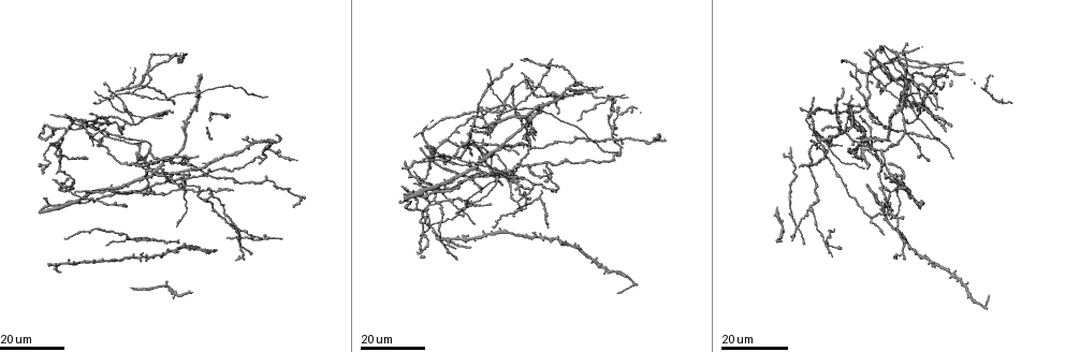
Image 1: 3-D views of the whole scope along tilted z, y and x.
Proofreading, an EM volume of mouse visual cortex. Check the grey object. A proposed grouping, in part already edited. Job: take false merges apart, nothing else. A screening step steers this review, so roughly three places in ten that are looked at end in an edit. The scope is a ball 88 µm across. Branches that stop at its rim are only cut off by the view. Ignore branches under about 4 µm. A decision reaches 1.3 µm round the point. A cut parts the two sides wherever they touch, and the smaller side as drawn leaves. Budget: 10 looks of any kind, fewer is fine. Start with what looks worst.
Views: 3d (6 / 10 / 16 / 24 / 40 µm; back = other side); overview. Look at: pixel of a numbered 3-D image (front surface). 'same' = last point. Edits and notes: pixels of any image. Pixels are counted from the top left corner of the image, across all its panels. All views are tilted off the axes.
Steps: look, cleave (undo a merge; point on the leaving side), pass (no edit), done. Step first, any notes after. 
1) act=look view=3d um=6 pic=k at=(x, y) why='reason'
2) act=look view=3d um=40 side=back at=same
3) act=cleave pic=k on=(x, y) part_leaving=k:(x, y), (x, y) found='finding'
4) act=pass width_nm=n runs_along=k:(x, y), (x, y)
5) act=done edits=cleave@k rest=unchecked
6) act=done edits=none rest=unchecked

act=look view=3d um=24 pic=1 at=(823, 139)

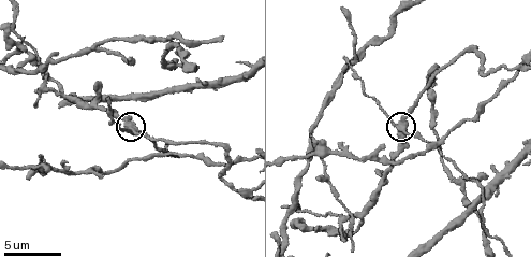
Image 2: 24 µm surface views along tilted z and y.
act=look view=3d um=10 pic=2 at=(404, 132)

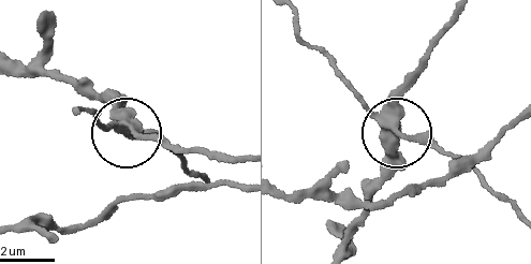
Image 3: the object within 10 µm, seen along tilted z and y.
act=look view=3d um=6 pic=3 at=(395, 125) why='closer look'

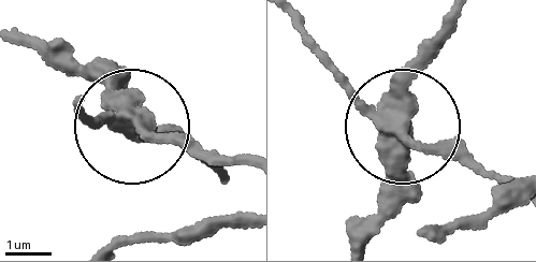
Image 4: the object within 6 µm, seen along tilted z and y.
act=cleave pic=4 on=(455, 153) width_nm=350 part_leaving=4:(128, 120), (219, 179) found='two cells meet here'

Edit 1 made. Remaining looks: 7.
act=look view=3d um=16 pic=1 at=(809, 209)

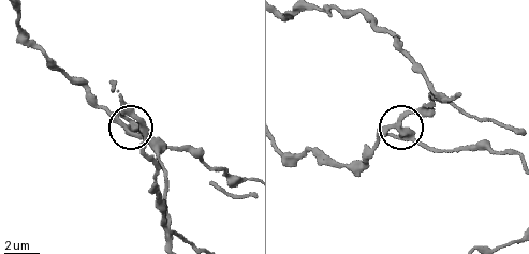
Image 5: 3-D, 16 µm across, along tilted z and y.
act=look view=3d um=10 pic=5 at=(400, 130)

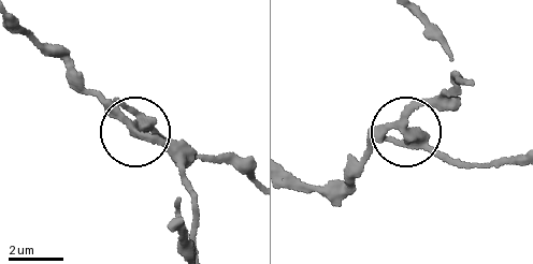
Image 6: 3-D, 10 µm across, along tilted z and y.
act=cleave pic=6 on=(456, 160) arms=4 found='two cells meet here'

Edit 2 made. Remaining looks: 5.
act=look view=overview

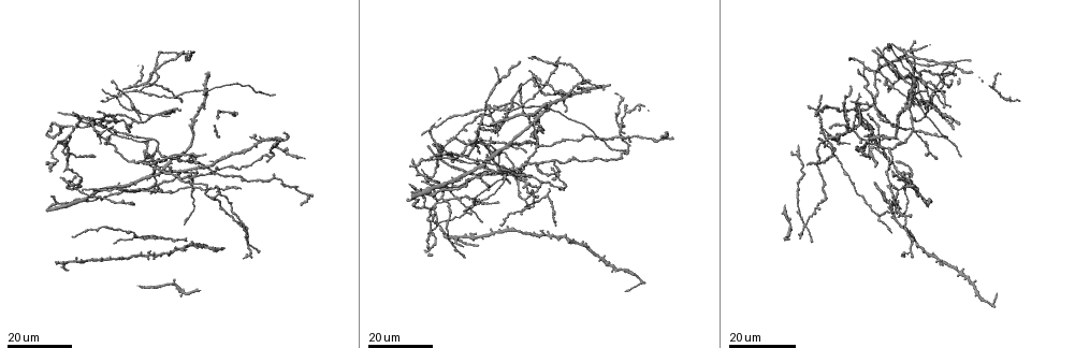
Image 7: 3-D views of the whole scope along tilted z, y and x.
act=look view=3d um=24 pic=7 at=(457, 166) why='arms part here'

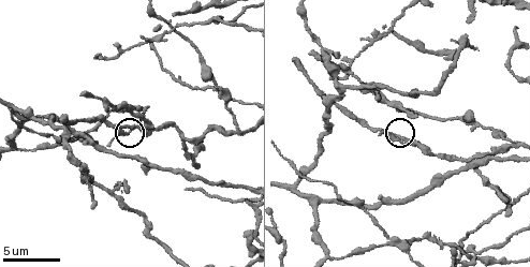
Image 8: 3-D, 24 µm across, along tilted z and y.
act=look view=3d um=10 pic=8 at=(402, 136)

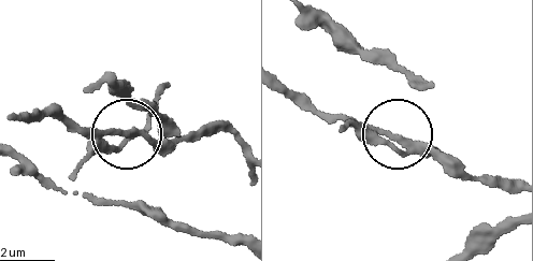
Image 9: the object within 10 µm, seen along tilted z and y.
act=pass side_arm_um=40 arms=3 found='all the same cell'

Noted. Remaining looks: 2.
act=look view=3d um=16 pic=7 at=(537, 145) why='four-way junction'

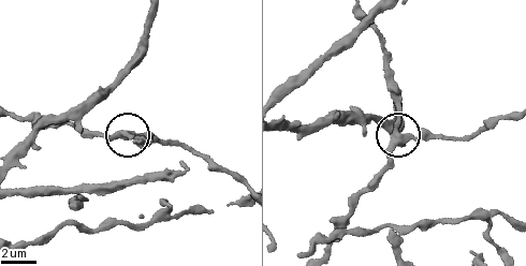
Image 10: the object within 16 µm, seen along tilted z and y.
act=look view=3d um=6 pic=10 at=(406, 141)

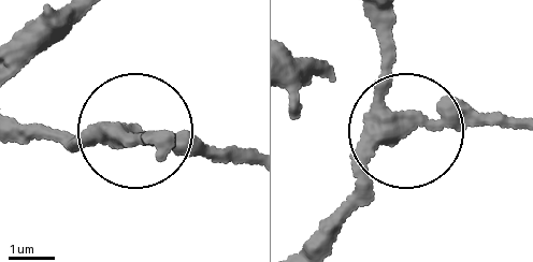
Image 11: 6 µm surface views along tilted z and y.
act=pass runs_along=11:(373, 22), (397, 120), (517, 126) found='one cell here'

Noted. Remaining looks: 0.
act=done edits=cleave@4,cleave@6 rest=unchecked

